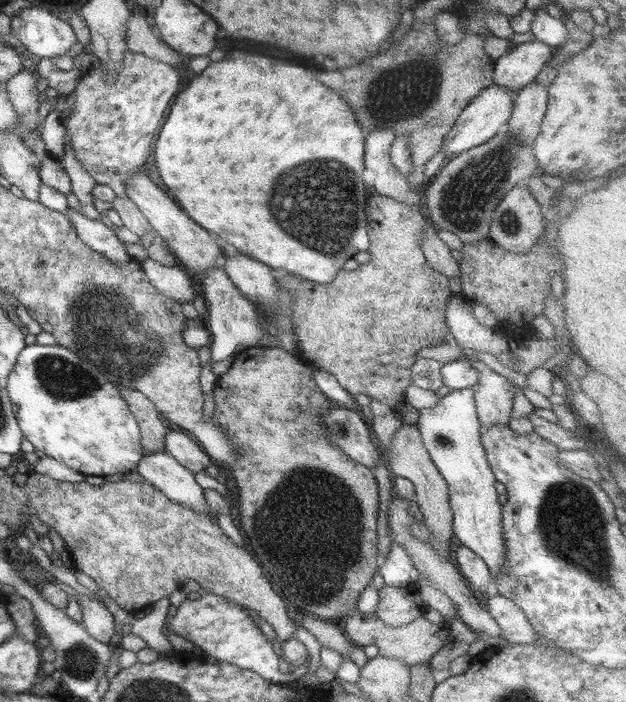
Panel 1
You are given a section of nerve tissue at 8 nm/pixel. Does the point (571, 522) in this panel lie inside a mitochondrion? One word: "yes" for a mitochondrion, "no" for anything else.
yes

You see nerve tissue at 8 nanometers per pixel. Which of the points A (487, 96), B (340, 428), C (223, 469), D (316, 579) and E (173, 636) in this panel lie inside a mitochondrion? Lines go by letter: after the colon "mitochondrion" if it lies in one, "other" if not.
A: other
B: mitochondrion
C: other
D: mitochondrion
E: other

